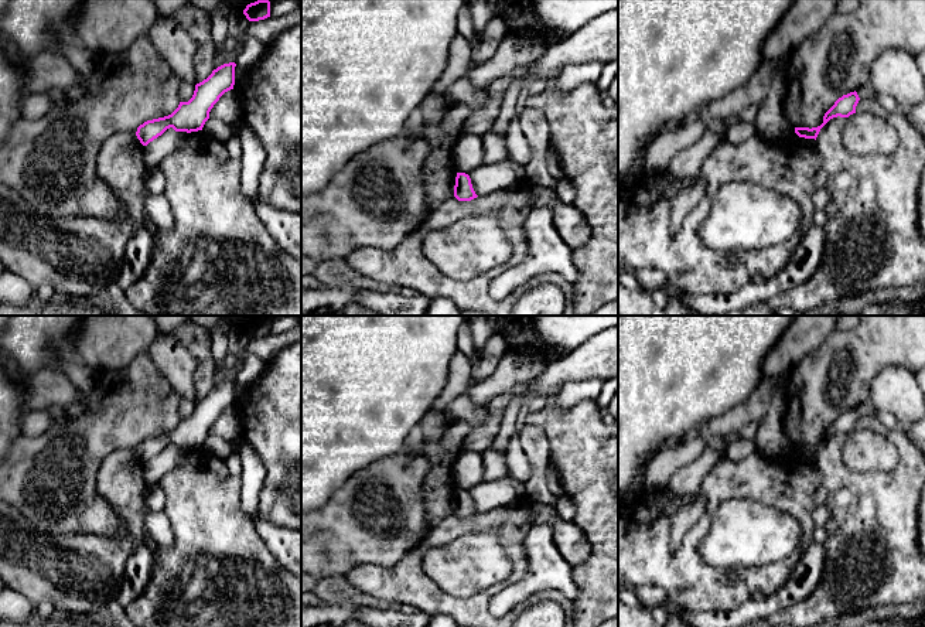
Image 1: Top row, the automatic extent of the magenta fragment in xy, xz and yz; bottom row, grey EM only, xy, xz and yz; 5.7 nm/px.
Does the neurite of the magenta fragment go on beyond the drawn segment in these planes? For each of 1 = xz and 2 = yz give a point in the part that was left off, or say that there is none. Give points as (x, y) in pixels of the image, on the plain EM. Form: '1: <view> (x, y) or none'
1: none
2: none

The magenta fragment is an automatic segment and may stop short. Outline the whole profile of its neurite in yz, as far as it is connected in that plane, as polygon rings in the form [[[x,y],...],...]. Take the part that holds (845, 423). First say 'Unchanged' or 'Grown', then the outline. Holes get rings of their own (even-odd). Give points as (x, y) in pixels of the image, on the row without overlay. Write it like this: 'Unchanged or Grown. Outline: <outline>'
Unchanged. Outline: [[[850,409],[847,412],[843,412],[839,415],[834,422],[825,430],[823,440],[818,444],[795,444],[795,450],[799,454],[805,456],[815,456],[818,454],[820,446],[833,435],[849,435],[850,432],[856,430],[856,423],[859,420],[860,415],[857,409]]]

